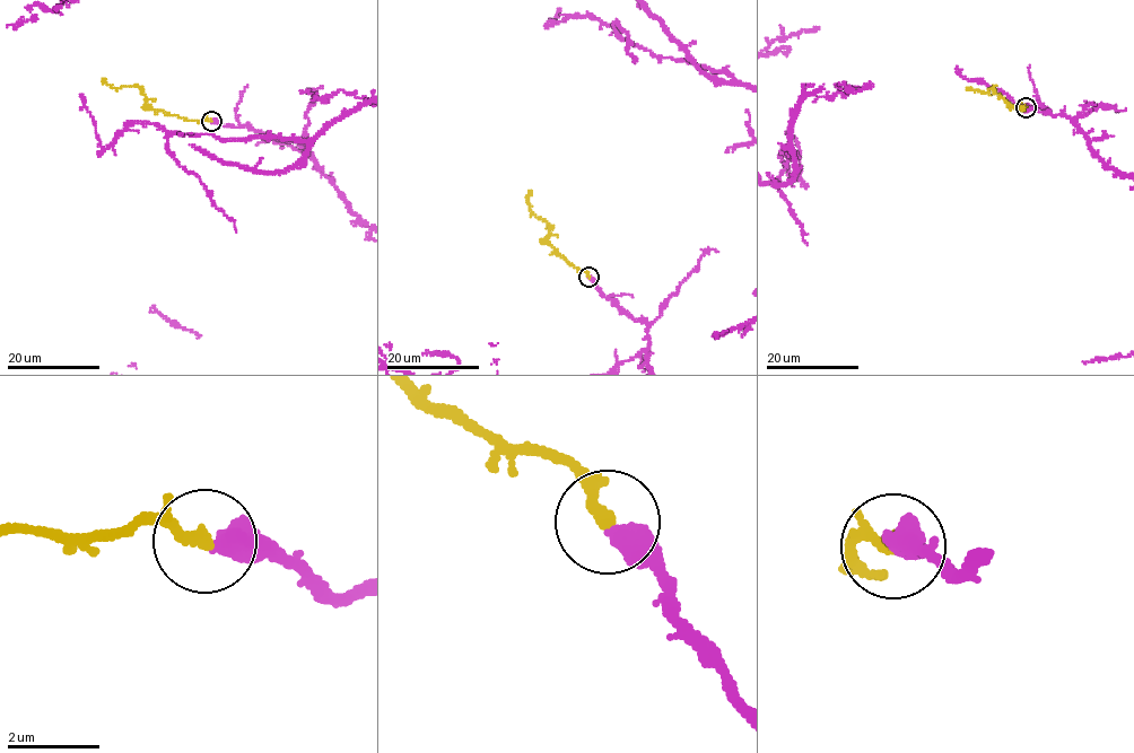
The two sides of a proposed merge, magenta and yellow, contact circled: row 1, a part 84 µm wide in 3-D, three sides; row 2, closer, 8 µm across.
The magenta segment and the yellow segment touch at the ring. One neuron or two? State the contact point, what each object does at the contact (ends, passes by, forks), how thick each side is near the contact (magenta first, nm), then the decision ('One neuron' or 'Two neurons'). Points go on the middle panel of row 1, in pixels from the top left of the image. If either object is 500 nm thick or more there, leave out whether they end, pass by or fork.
Place: (589, 277). Thickness 550 nm (magenta) against 280 nm. One neuron

